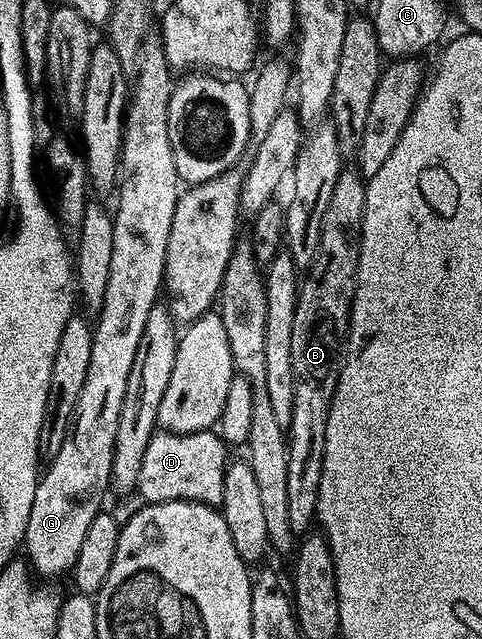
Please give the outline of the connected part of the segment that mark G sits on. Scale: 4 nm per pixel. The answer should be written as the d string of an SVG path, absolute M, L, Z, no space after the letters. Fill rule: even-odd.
M148 36L143 43L137 72L123 127L123 155L121 180L117 186L119 206L113 209L113 260L109 263L109 283L105 287L105 303L99 309L93 328L93 352L89 358L89 371L85 374L85 387L81 387L81 399L77 399L75 415L69 422L65 443L61 451L50 458L51 465L42 470L33 495L33 508L29 511L29 527L25 527L23 549L30 568L40 577L63 576L76 563L77 552L85 540L89 523L104 508L103 496L112 488L113 447L117 439L117 419L121 419L121 403L125 403L125 387L129 384L129 371L133 371L133 358L137 355L137 343L141 343L141 331L145 331L145 319L160 300L163 284L163 268L169 243L169 227L173 227L173 211L179 202L181 182L174 162L173 145L169 135L169 101L173 88L173 70L163 54L163 38Z

